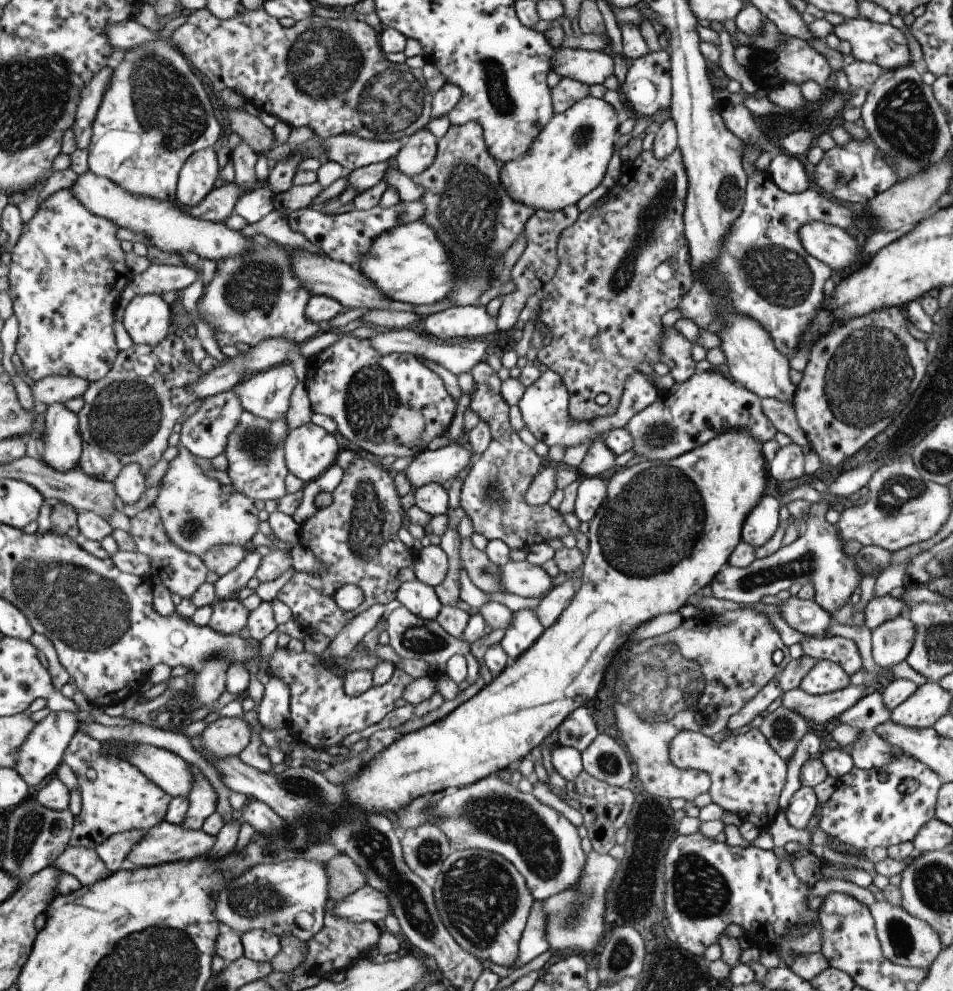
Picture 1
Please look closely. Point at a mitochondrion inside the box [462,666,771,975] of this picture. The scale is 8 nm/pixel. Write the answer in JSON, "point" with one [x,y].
{"point":[701,890]}

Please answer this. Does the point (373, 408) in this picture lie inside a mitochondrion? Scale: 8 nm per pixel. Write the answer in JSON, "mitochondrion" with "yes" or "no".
{"mitochondrion":"yes"}

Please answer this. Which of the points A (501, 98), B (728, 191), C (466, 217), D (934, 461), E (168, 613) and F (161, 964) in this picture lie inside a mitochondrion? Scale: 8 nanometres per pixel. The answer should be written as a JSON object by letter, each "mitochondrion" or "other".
{"A":"mitochondrion","B":"mitochondrion","C":"mitochondrion","D":"mitochondrion","E":"other","F":"mitochondrion"}

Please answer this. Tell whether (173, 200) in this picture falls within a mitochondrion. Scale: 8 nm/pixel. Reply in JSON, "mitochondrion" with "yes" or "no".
{"mitochondrion":"no"}

